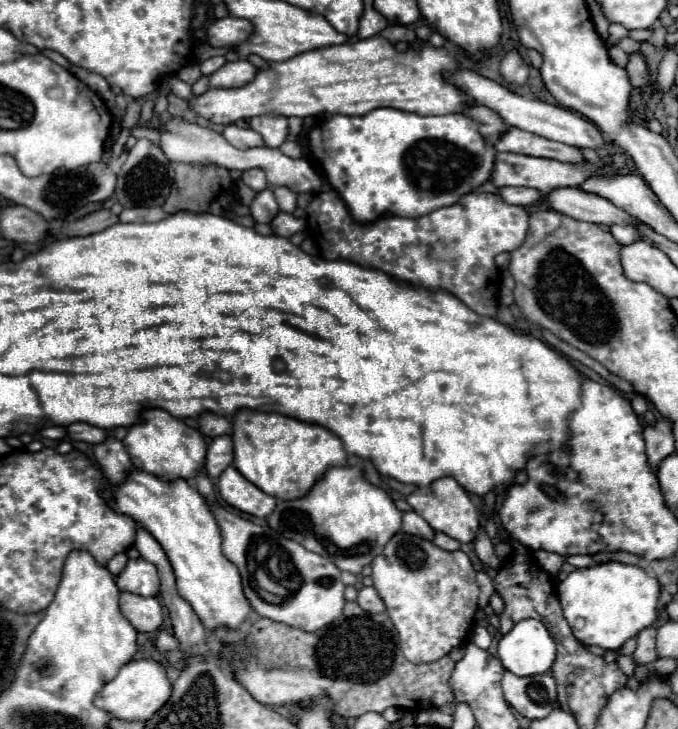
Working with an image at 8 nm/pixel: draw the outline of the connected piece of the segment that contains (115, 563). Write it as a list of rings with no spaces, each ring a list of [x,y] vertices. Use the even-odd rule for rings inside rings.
[[[119,553],[115,555],[107,564],[108,570],[113,575],[118,575],[126,566],[129,558],[126,553]]]

